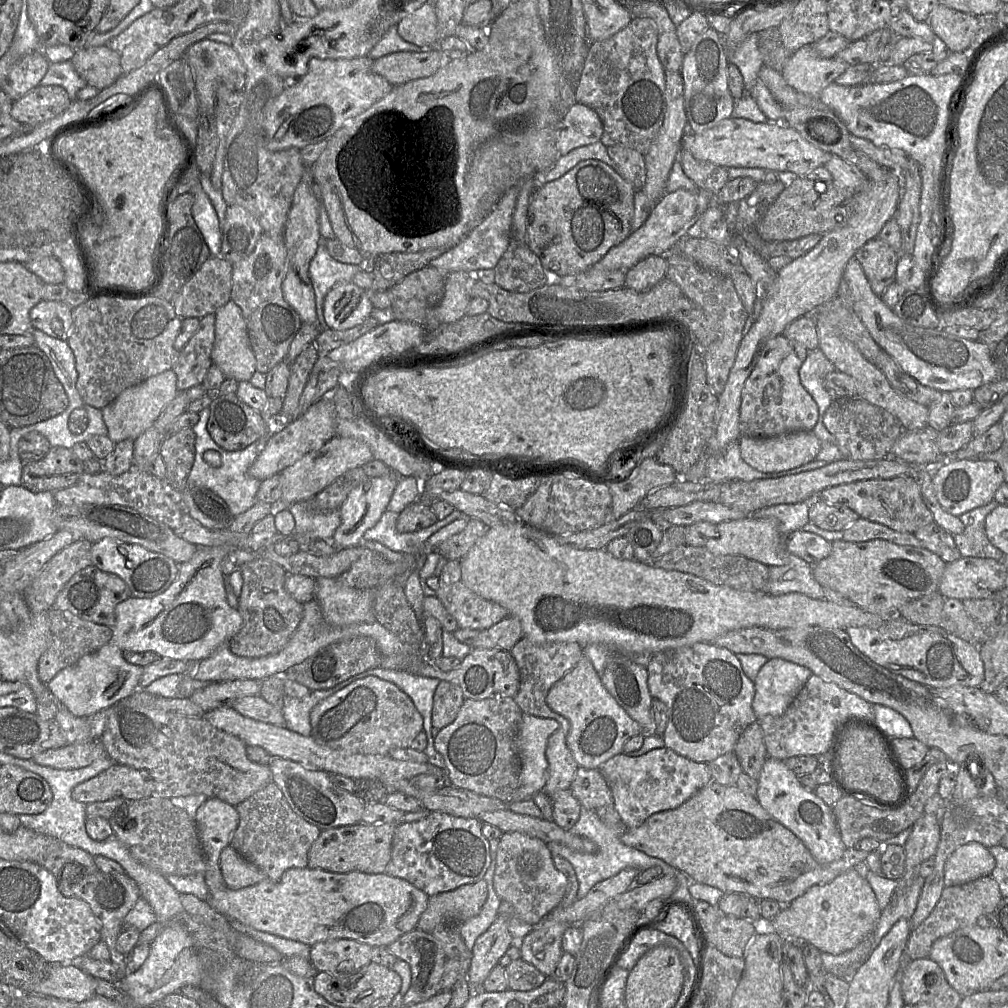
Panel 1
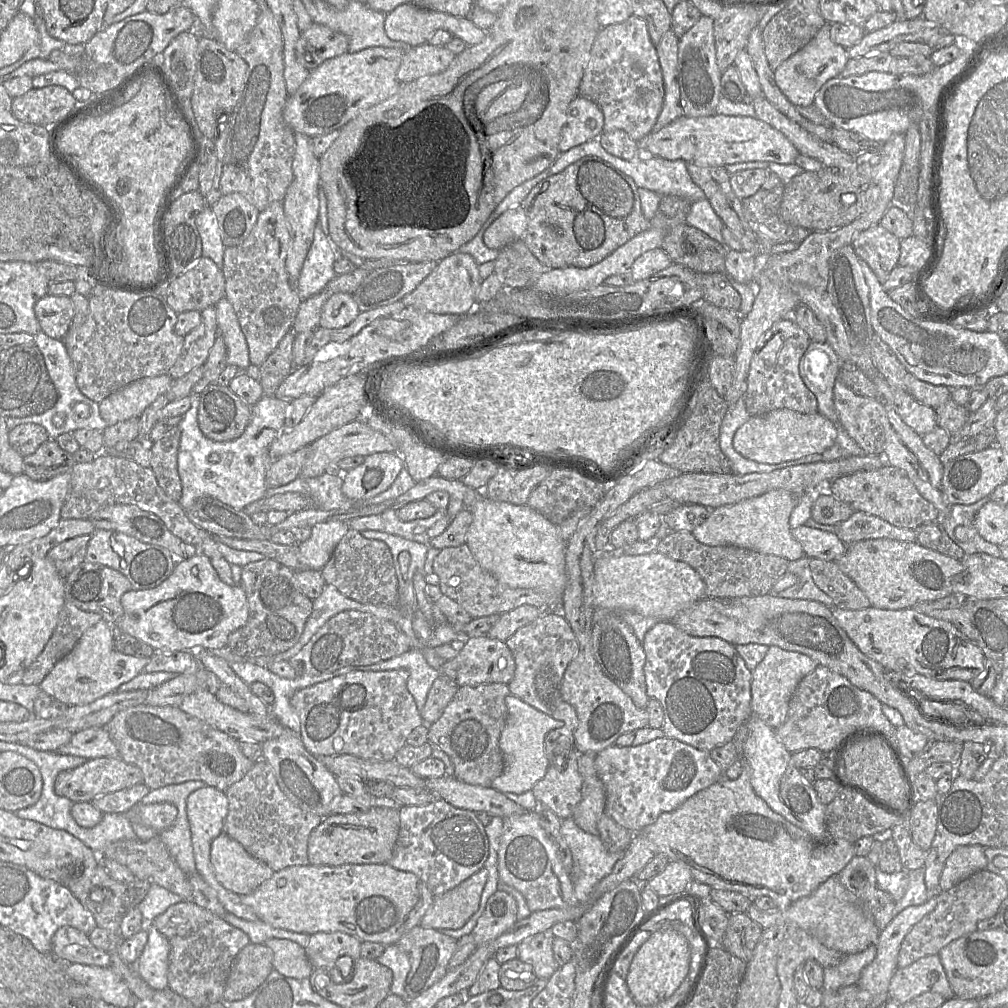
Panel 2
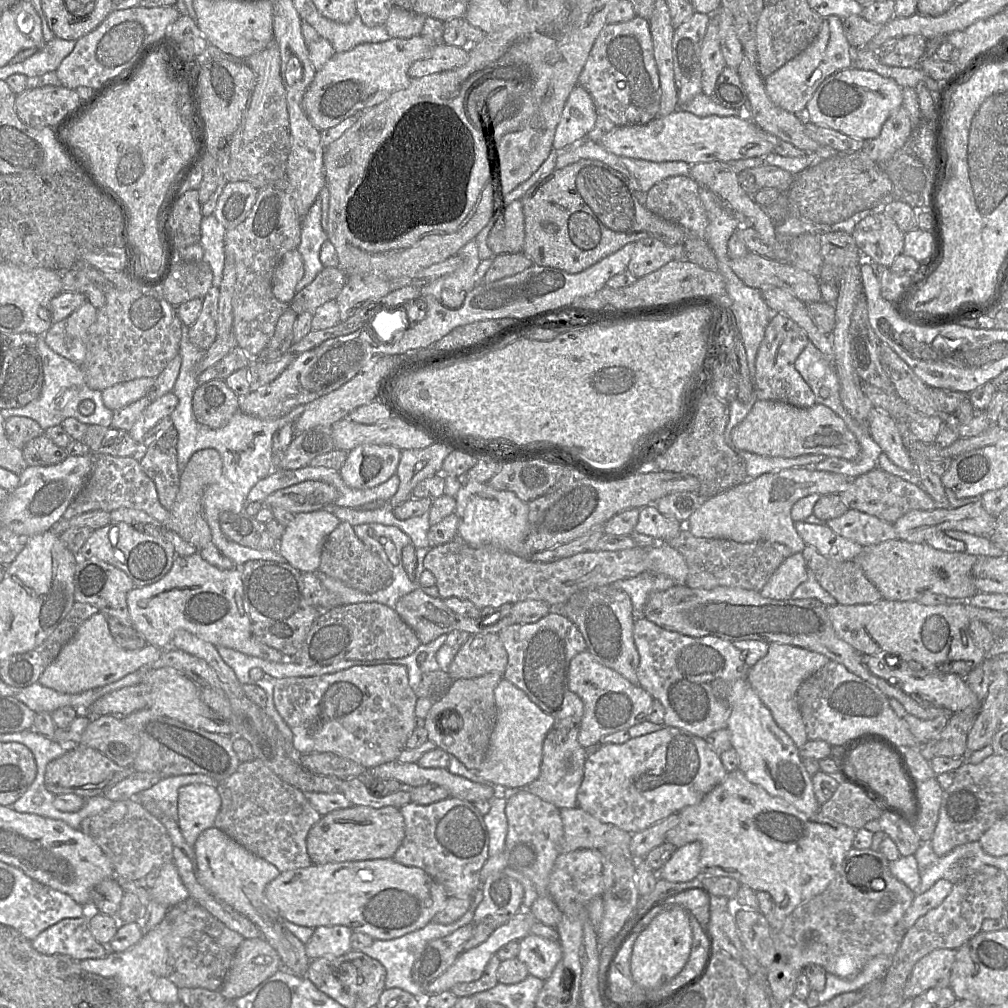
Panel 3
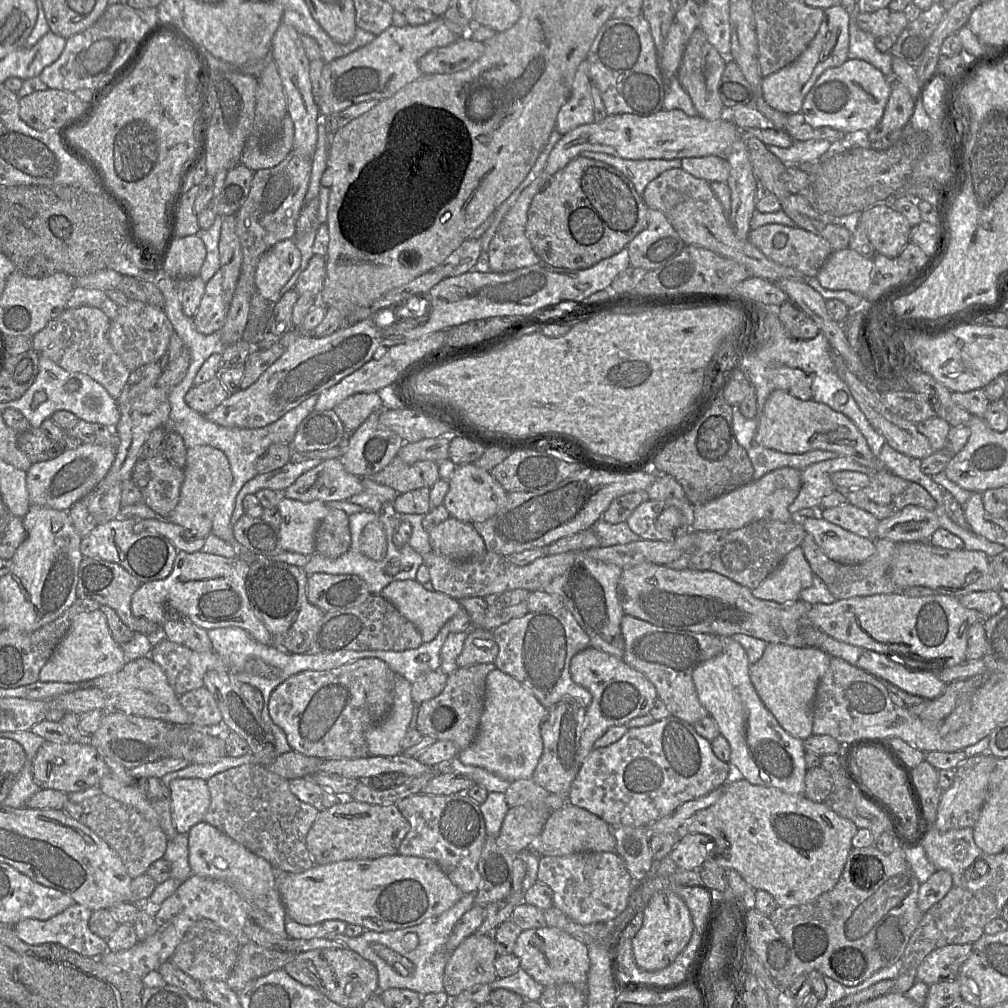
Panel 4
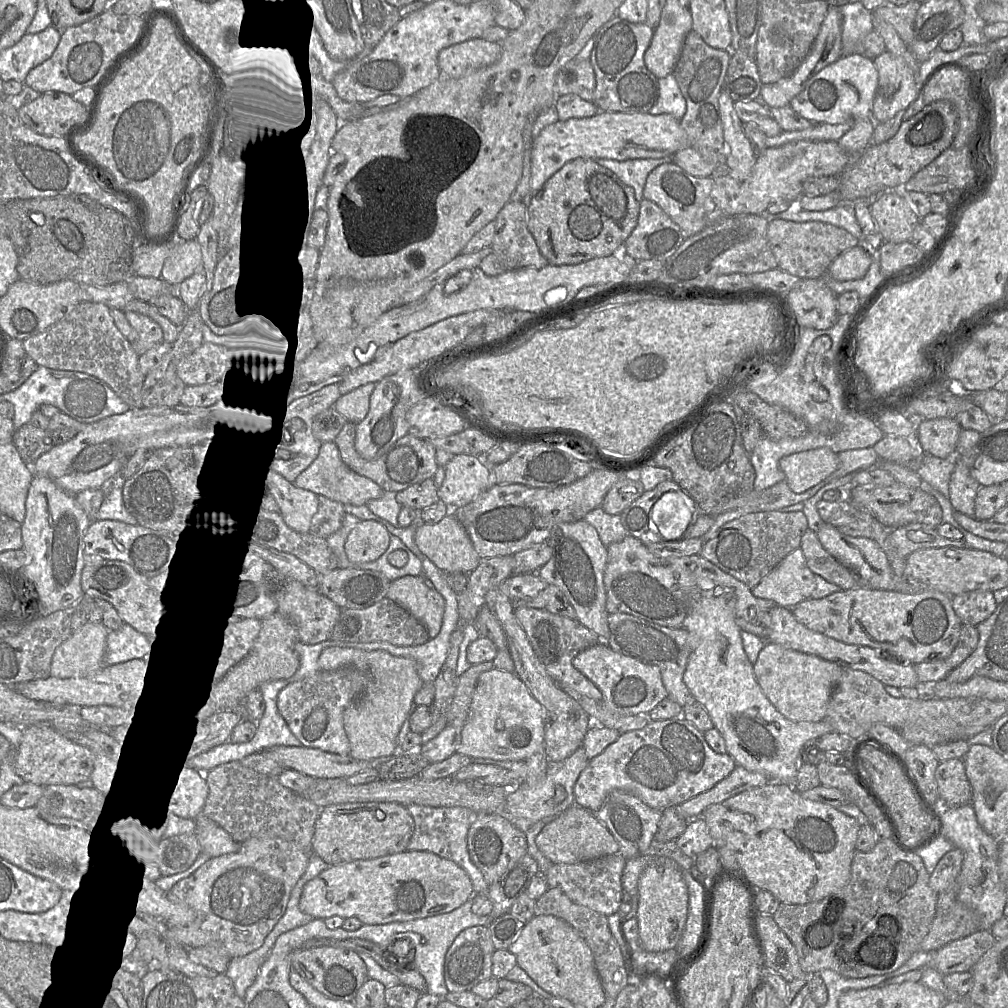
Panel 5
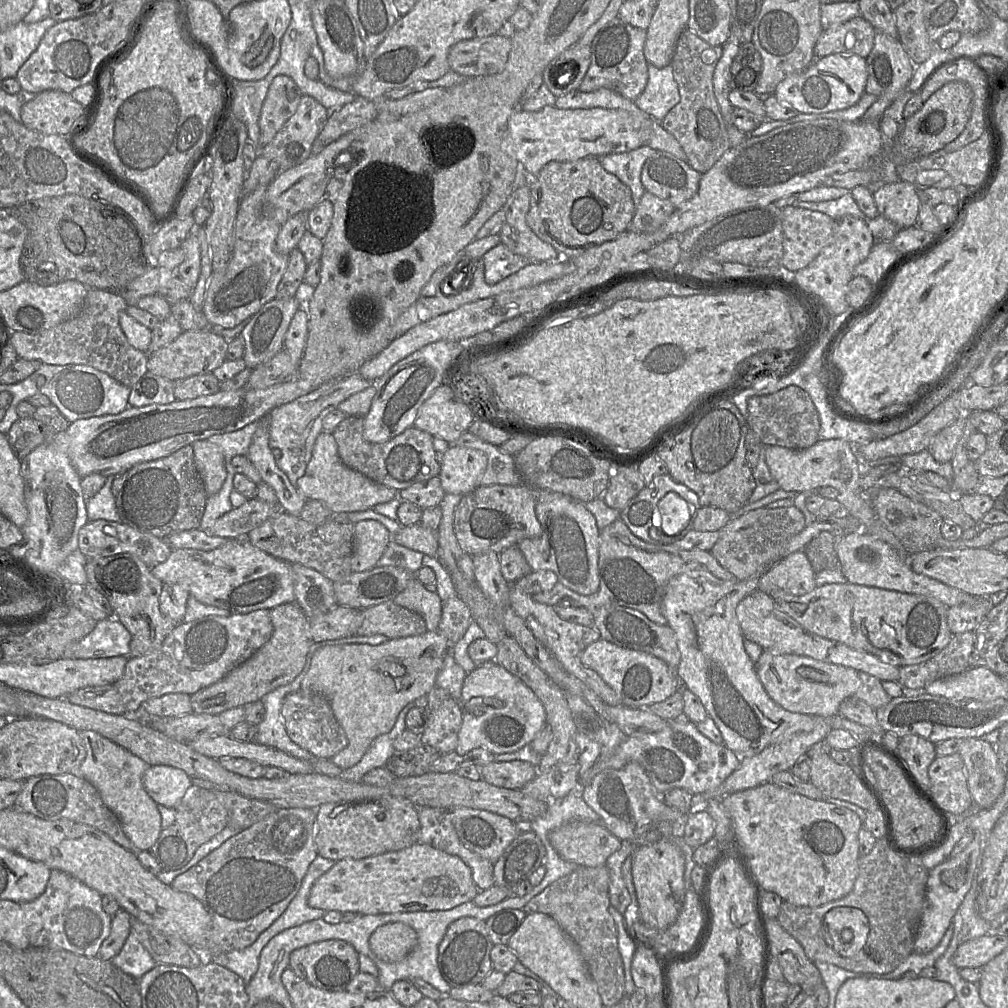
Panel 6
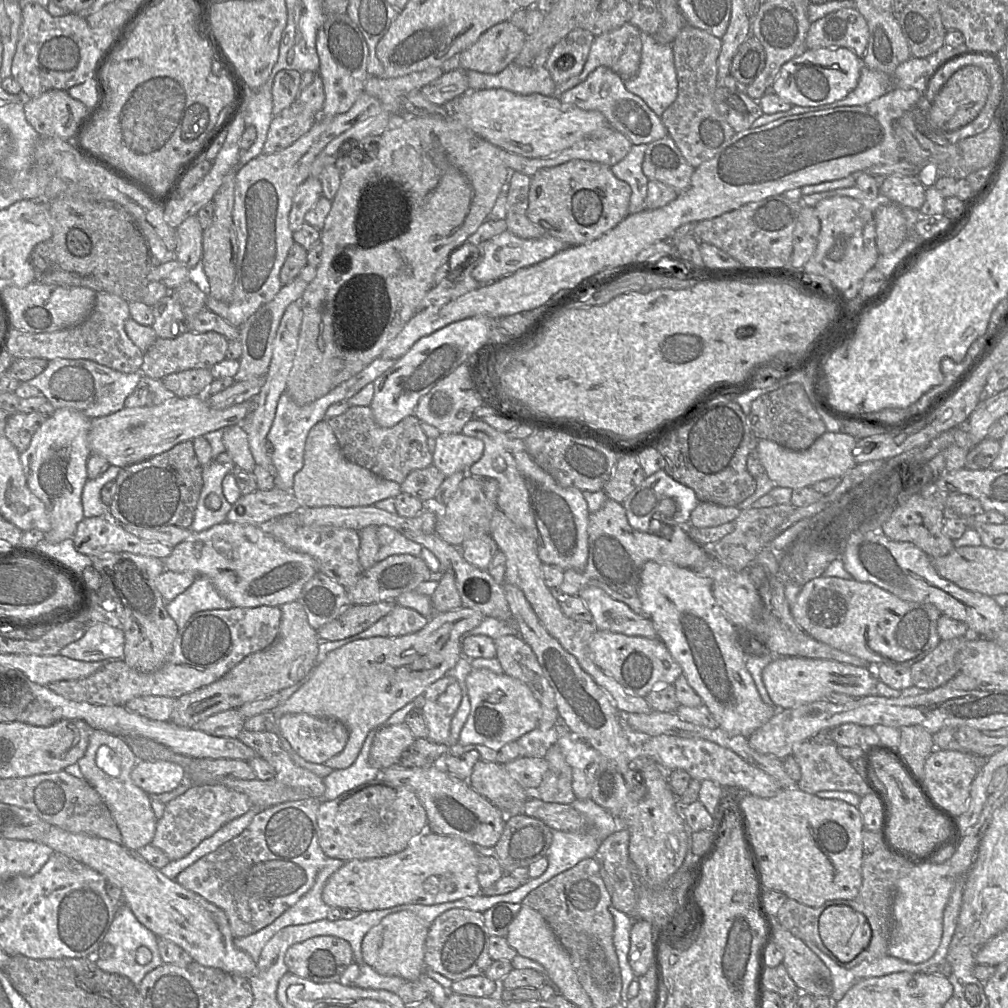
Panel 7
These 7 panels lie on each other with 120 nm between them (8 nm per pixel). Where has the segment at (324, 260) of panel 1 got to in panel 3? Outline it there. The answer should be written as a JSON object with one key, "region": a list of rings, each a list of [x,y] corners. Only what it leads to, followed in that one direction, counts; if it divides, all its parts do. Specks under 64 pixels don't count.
{"region":[[[318,196],[301,220],[301,241],[297,249],[303,259],[304,274],[295,287],[296,293],[310,284],[324,268],[319,254],[322,244],[327,239],[321,227],[321,199]]]}

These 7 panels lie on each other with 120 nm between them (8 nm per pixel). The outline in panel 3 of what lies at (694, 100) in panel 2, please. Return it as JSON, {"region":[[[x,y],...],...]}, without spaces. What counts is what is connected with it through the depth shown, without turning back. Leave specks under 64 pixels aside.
{"region":[[[694,12],[692,17],[674,30],[672,53],[675,85],[678,92],[678,107],[690,102],[695,96],[702,93],[701,47],[710,15]]]}

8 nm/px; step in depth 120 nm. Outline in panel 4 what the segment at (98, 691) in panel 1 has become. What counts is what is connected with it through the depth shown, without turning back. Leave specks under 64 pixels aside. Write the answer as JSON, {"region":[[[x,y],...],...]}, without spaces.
{"region":[[[97,609],[80,613],[73,619],[69,630],[40,670],[38,680],[64,683],[91,681],[119,671],[126,663],[121,645],[113,639],[104,613]]]}

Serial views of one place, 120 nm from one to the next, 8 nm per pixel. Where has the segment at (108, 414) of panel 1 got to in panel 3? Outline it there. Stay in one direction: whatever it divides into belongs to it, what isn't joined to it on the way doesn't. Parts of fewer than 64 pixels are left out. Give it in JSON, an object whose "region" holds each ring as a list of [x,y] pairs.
{"region":[[[141,377],[106,388],[102,391],[103,403],[112,411],[124,408],[146,396],[154,381],[152,377]]]}

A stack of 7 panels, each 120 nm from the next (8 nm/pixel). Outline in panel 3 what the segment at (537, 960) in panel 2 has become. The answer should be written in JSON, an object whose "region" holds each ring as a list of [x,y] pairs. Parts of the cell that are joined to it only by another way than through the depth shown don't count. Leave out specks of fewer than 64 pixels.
{"region":[[[530,933],[520,940],[517,958],[525,964],[529,974],[545,981],[550,977],[562,958],[562,949],[559,941],[546,939]]]}

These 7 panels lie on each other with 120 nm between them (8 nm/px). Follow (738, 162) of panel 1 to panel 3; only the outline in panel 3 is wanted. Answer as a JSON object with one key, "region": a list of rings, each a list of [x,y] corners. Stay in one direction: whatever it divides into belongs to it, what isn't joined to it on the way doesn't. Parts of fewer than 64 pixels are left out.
{"region":[[[677,109],[664,117],[656,117],[647,124],[615,127],[605,134],[599,144],[615,155],[651,162],[683,161],[689,165],[707,162],[729,163],[774,153],[768,135],[753,121],[738,116],[710,115],[699,117]]]}

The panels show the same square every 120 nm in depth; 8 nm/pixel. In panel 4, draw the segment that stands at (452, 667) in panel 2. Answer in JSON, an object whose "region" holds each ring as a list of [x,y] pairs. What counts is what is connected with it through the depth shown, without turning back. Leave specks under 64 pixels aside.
{"region":[[[472,628],[464,642],[462,653],[457,658],[458,668],[475,664],[495,663],[499,647],[493,631]]]}

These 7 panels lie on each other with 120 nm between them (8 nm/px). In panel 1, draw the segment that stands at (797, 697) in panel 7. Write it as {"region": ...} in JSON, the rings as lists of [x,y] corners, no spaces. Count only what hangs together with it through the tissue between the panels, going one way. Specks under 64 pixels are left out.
{"region":[[[771,658],[754,680],[752,708],[758,719],[782,715],[812,675],[810,669],[781,658]]]}

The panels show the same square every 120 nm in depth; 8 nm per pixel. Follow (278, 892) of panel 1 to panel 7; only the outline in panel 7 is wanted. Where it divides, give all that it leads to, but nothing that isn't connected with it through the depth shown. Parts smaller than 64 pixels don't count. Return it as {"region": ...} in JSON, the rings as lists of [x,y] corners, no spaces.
{"region":[[[426,830],[397,854],[345,862],[327,880],[322,899],[331,908],[349,908],[360,912],[404,904],[431,906],[453,902],[482,892],[478,870],[479,854],[475,845],[458,837]]]}

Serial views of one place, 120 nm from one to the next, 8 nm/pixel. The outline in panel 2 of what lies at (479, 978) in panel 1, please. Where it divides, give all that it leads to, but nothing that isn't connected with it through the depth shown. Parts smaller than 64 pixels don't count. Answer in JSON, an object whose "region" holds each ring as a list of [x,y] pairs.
{"region":[[[497,890],[488,899],[472,931],[476,947],[506,932],[517,921],[517,903],[509,893]]]}

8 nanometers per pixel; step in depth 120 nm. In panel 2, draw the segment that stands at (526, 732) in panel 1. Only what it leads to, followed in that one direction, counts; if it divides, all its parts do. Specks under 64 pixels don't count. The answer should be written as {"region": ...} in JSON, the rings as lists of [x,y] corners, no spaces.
{"region":[[[512,694],[506,696],[505,704],[508,716],[499,739],[504,768],[502,774],[492,781],[491,788],[504,794],[521,794],[531,791],[544,777],[550,765],[545,754],[545,737],[551,730],[562,727],[563,722],[537,710]]]}

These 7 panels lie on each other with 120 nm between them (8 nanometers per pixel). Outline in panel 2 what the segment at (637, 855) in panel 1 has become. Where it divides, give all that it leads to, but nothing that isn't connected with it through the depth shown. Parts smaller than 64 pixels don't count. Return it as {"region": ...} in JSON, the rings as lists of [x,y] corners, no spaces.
{"region":[[[571,817],[561,820],[561,831],[572,855],[575,896],[588,902],[595,885],[611,873],[623,852],[609,852],[598,834],[583,831]]]}

